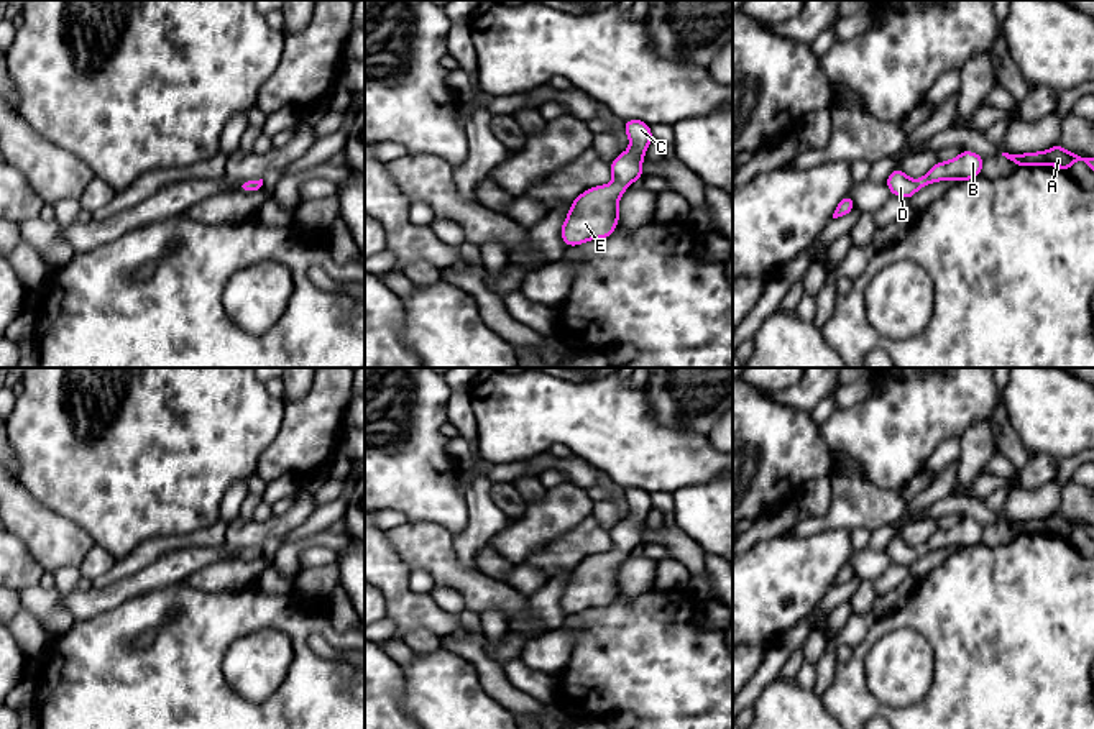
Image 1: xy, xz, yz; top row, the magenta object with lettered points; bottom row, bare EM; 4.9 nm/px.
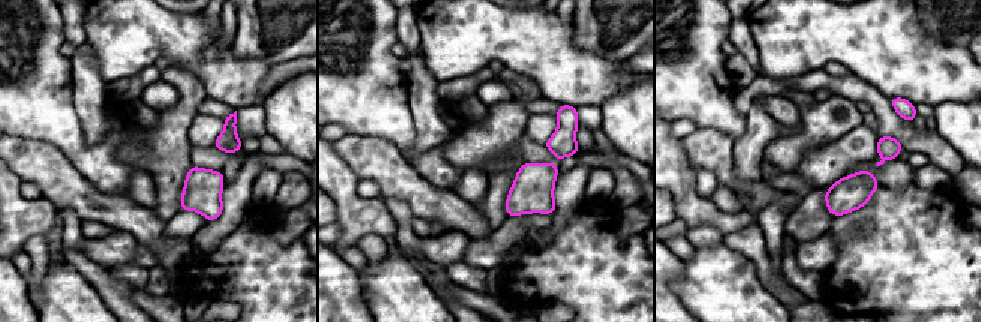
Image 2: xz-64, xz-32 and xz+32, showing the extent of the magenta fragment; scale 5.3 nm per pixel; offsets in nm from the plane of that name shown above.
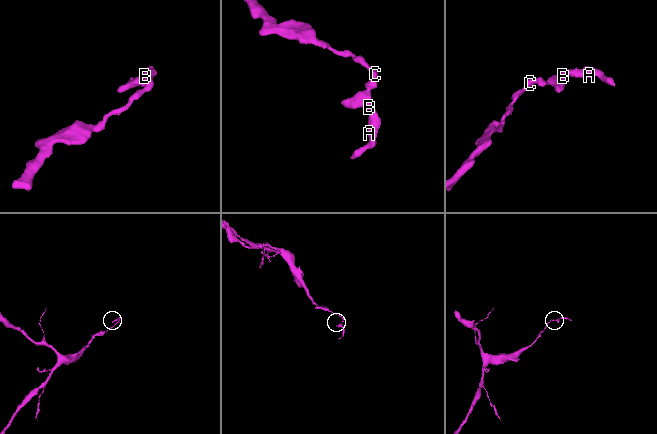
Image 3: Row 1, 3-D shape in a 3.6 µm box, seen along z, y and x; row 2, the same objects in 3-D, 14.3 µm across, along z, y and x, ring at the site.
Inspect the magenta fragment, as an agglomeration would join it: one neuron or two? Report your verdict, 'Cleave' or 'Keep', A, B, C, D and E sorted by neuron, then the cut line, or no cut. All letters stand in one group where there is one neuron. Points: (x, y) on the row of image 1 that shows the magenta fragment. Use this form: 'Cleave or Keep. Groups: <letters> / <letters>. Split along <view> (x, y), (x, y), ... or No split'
Keep. Groups: A B C D E. No split

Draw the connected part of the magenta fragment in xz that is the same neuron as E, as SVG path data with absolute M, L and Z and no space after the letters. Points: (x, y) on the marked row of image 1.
M626 120L624 128L631 146L609 164L614 181L586 189L572 202L572 209L560 230L562 240L568 246L613 235L619 220L619 197L627 186L644 176L642 156L652 141L650 126L641 120Z

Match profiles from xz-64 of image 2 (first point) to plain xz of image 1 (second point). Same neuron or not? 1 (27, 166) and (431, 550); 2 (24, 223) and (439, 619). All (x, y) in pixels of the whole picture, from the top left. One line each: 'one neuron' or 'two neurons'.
1: one neuron
2: one neuron

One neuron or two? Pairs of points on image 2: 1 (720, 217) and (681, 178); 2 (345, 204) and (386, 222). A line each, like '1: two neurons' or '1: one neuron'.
1: one neuron
2: one neuron

